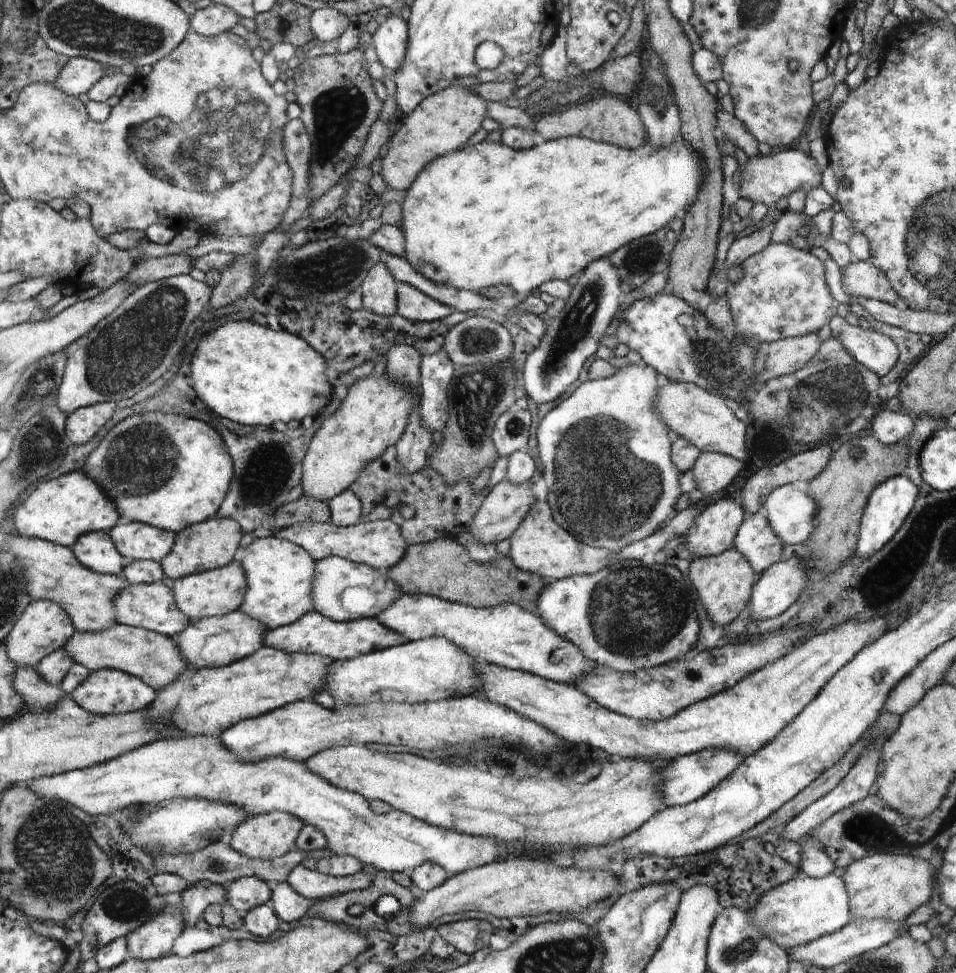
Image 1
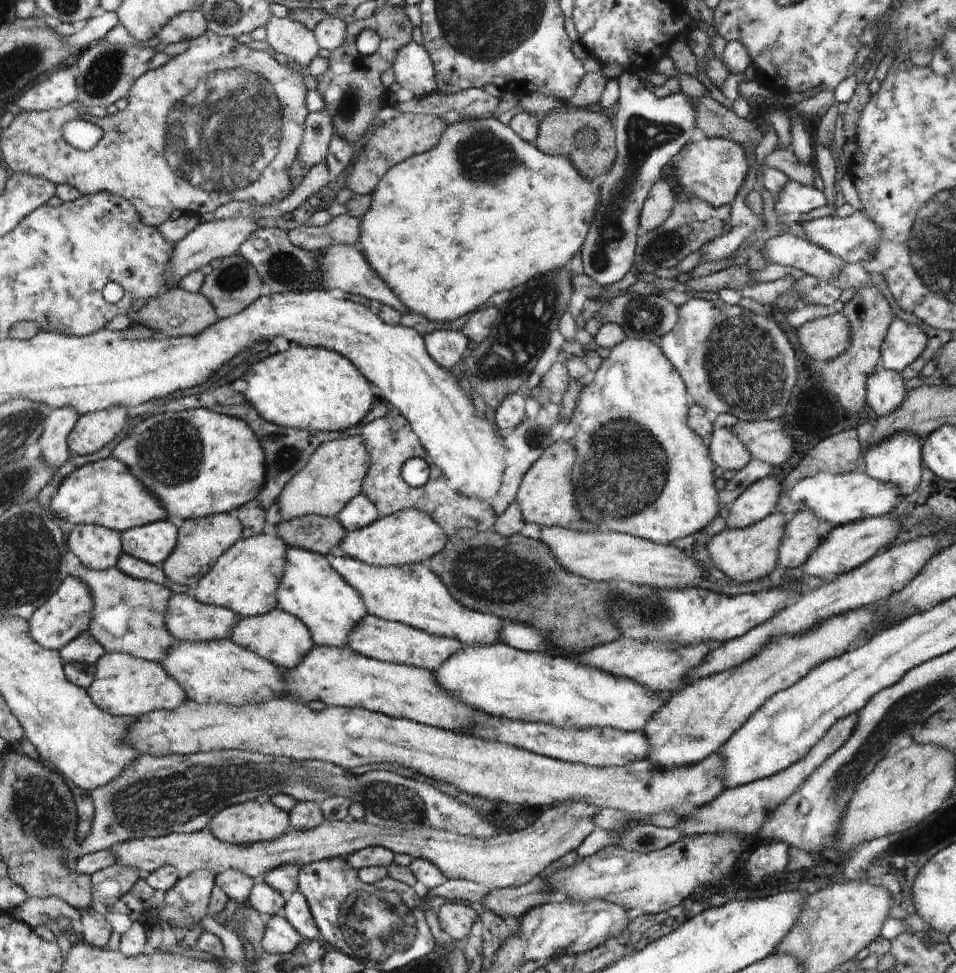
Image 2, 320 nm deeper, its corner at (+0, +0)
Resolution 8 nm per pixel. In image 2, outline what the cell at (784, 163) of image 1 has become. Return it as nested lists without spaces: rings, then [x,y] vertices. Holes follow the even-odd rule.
[[[706,137],[691,143],[689,147],[684,147],[673,165],[676,180],[683,190],[683,195],[688,198],[696,197],[713,207],[730,204],[732,198],[740,190],[748,172],[744,148],[736,141],[720,137]]]

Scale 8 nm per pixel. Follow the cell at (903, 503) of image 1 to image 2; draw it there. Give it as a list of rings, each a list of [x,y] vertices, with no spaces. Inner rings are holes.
[[[900,431],[882,443],[874,443],[865,450],[866,473],[876,480],[892,483],[901,493],[910,495],[918,488],[923,476],[923,440],[914,431]]]

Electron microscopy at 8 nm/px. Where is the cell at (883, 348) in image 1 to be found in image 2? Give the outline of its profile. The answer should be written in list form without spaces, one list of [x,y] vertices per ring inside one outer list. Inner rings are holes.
[[[896,318],[883,343],[882,367],[901,373],[926,348],[928,337],[917,325]]]

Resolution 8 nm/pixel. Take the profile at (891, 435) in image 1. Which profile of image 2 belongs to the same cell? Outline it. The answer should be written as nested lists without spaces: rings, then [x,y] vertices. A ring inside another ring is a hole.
[[[880,367],[875,368],[867,384],[866,401],[876,412],[883,417],[893,413],[905,399],[903,376],[896,371]]]

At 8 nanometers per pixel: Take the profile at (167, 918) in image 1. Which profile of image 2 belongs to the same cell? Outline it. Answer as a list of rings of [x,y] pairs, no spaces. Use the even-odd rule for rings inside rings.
[[[209,870],[191,872],[179,878],[176,884],[166,891],[160,920],[168,922],[172,927],[184,930],[194,927],[208,912],[210,892],[215,885],[215,874]]]

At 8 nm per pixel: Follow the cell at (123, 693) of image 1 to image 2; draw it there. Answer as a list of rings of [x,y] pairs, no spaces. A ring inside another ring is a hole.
[[[118,651],[108,652],[100,659],[95,683],[89,692],[100,708],[116,716],[138,717],[155,710],[176,710],[187,700],[183,685],[170,676],[162,664]]]

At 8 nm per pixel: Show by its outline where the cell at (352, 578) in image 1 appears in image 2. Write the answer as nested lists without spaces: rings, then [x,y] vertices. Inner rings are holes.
[[[328,554],[326,557],[332,568],[363,596],[368,615],[412,625],[432,635],[450,637],[468,647],[496,644],[501,640],[504,621],[500,617],[461,605],[426,563],[377,567],[346,554]]]

